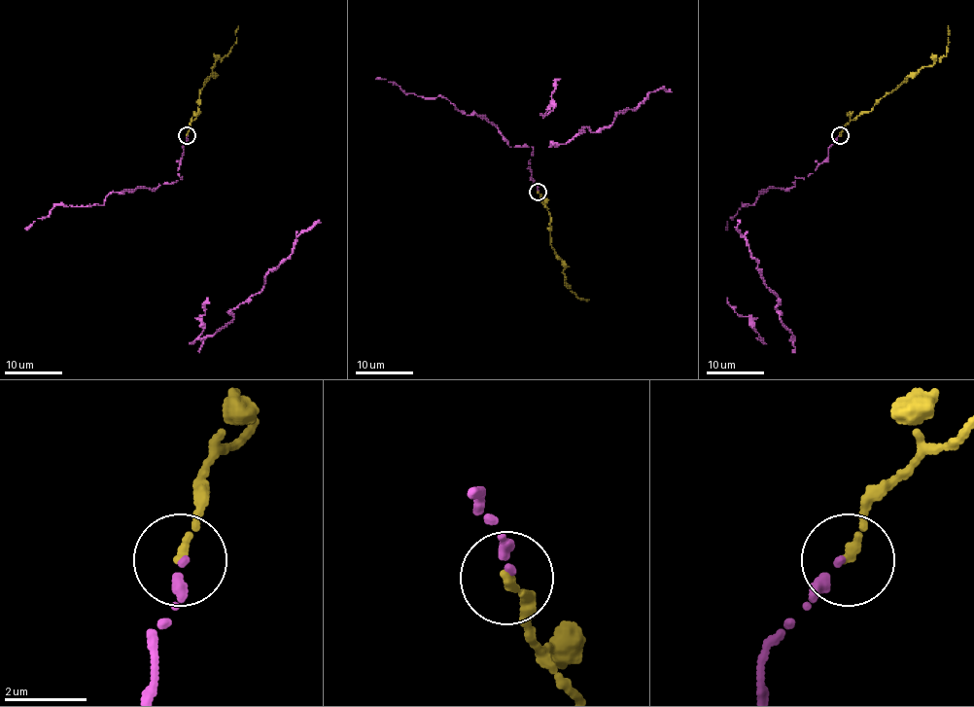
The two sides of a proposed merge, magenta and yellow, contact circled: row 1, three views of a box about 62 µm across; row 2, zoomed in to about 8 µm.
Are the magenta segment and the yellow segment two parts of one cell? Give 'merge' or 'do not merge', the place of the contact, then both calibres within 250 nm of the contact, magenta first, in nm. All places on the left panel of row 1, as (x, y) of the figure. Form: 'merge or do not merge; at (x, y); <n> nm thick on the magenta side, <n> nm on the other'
merge; at (187, 135); 240 nm thick on the magenta side, 220 nm on the other

